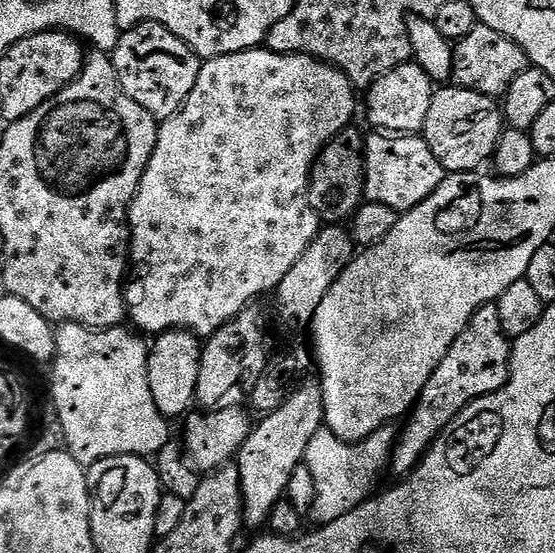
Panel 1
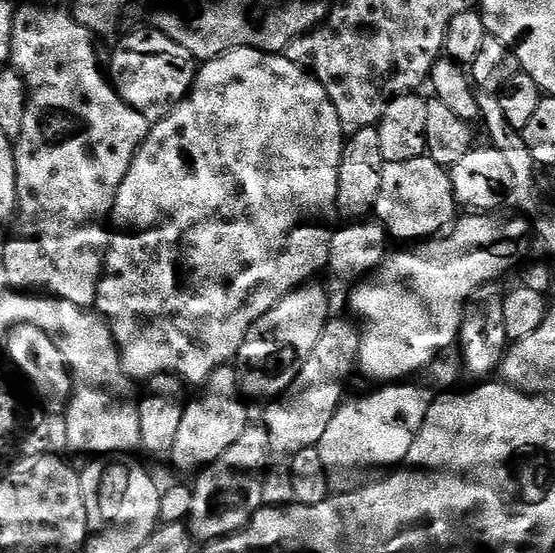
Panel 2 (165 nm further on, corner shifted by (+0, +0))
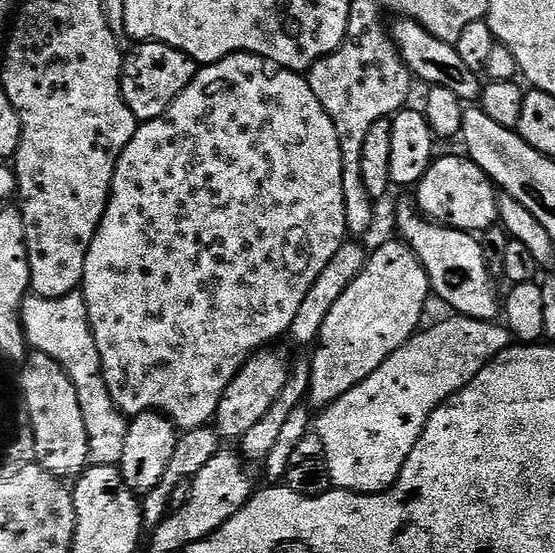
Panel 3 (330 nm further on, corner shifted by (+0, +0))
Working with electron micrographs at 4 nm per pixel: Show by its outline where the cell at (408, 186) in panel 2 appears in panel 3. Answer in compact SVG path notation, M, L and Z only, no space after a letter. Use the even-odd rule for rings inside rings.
M412 202L397 206L396 232L395 235L422 262L435 299L437 296L442 303L452 307L449 309L453 313L461 316L496 320L501 315L502 300L499 295L496 297L496 288L492 285L493 269L484 257L483 243L473 233L437 224L423 215Z

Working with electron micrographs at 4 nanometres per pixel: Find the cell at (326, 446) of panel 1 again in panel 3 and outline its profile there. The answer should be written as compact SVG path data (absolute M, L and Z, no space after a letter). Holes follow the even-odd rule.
M448 314L429 332L424 331L417 331L370 378L358 382L354 390L346 390L315 417L314 431L322 438L326 466L337 489L367 494L389 488L436 407L448 403L495 356L514 344L503 323L459 314Z

